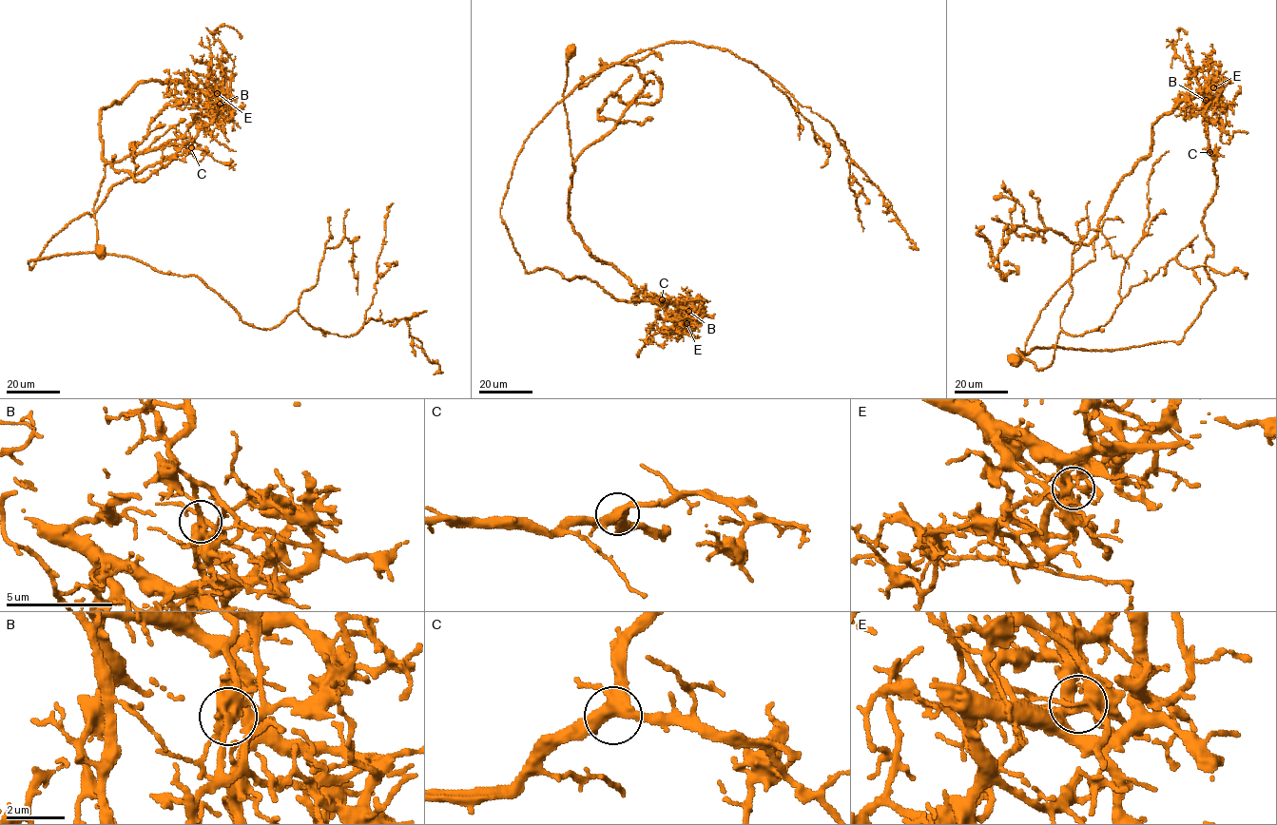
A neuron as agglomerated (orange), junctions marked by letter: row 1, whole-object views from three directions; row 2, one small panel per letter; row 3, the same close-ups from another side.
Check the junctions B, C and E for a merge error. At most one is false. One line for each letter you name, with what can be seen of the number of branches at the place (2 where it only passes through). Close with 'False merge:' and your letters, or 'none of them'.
B: 5
False merge: B

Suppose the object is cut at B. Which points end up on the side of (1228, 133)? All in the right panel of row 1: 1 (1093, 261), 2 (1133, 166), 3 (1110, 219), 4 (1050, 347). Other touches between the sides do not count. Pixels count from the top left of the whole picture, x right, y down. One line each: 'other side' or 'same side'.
1: other side
2: other side
3: same side
4: same side

